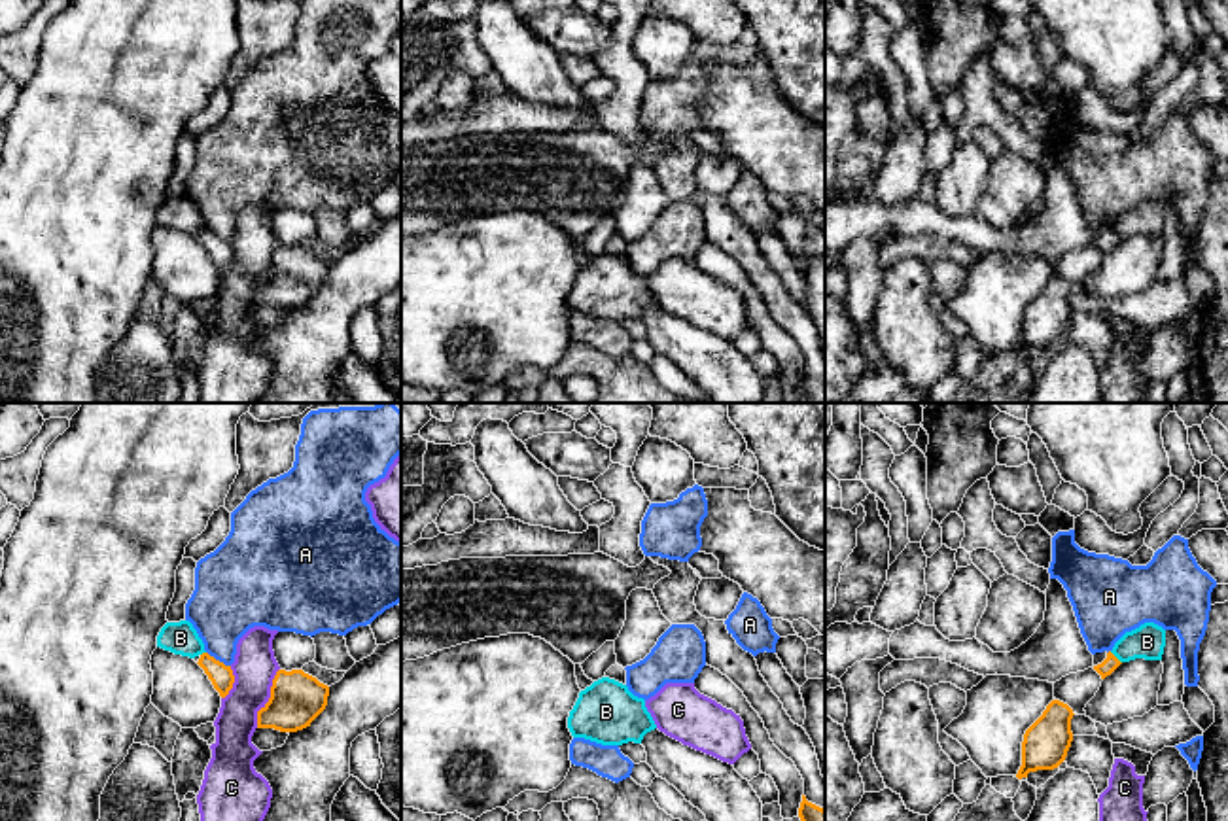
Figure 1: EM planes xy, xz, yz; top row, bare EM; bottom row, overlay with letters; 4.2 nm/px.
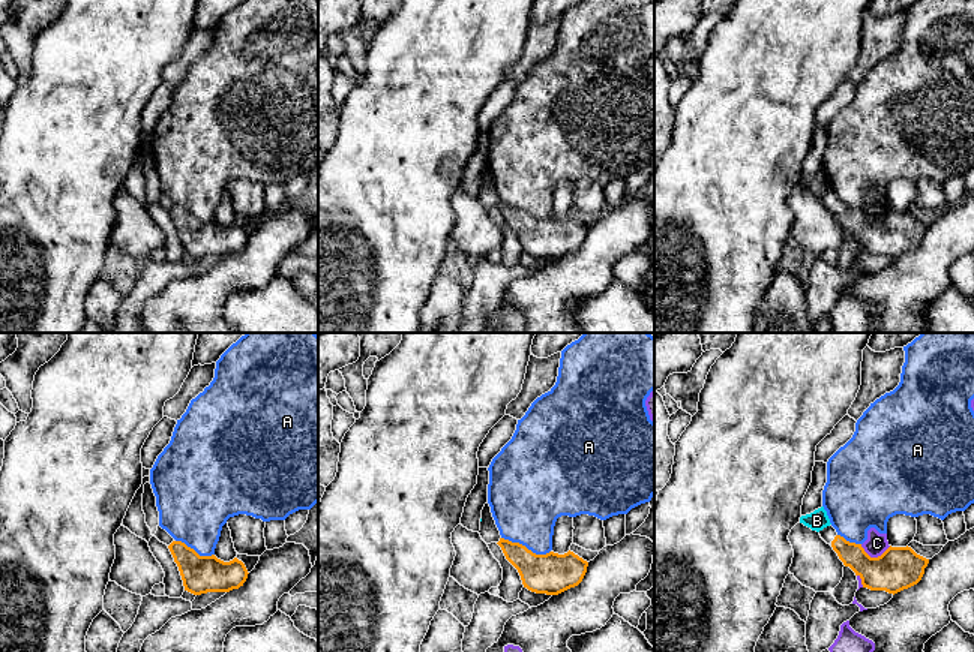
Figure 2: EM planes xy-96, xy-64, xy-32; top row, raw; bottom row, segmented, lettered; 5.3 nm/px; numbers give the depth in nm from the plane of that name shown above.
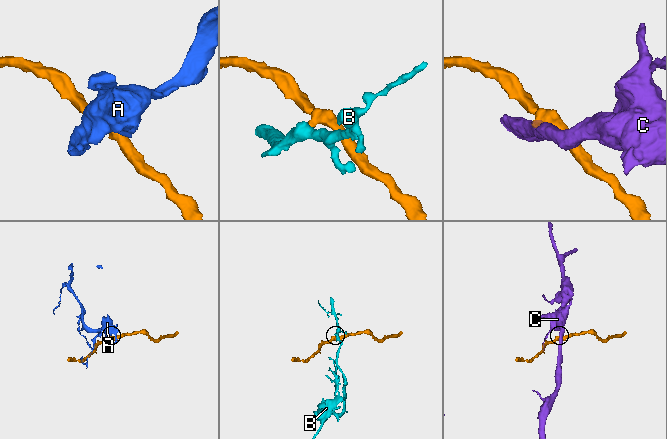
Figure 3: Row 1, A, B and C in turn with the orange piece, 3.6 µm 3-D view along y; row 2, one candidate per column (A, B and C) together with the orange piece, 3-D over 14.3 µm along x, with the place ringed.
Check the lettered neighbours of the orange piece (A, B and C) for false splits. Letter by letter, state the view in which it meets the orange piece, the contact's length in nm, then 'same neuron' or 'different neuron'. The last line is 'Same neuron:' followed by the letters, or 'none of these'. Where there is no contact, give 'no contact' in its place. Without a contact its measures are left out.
A: xy | 120 nm | different neuron
B: yz | 80 nm | different neuron
C: xy | 280 nm | different neuron
Same neuron: none of these

